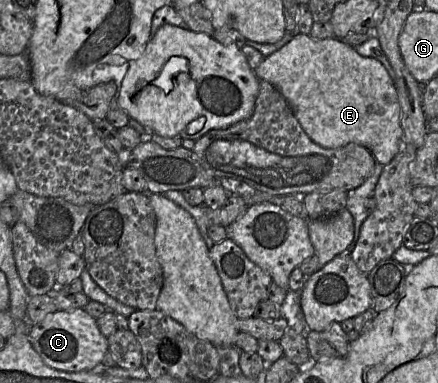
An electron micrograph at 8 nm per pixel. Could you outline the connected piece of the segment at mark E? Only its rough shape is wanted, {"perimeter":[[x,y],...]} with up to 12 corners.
{"perimeter":[[295,34],[254,70],[308,137],[398,153],[401,108],[376,59]]}

